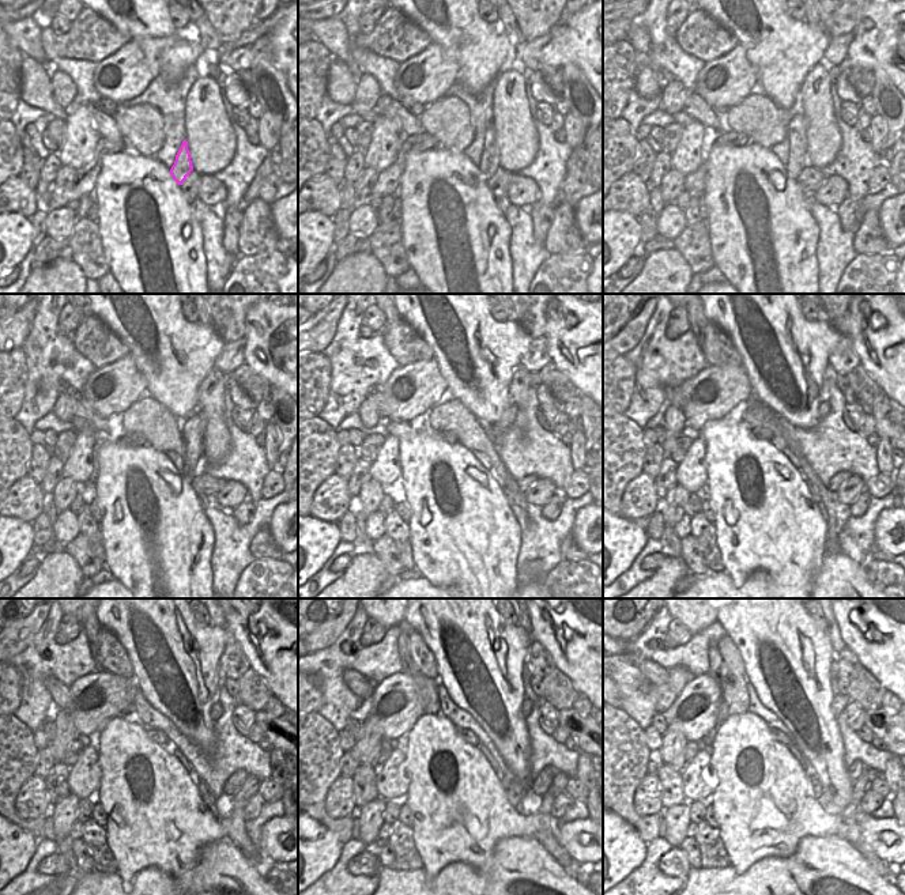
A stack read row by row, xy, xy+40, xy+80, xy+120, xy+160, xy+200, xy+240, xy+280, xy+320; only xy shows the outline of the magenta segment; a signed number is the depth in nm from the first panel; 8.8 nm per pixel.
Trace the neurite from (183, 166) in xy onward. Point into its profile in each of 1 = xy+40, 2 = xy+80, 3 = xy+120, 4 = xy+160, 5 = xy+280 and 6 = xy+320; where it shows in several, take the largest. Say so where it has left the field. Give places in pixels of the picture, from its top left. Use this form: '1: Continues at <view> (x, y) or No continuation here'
1: Continues at xy+40 (489, 163)
2: Continues at xy+80 (796, 132)
3: Continues at xy+120 (192, 429)
4: Continues at xy+160 (508, 416)
5: Continues at xy+280 (527, 706)
6: Continues at xy+320 (840, 702)

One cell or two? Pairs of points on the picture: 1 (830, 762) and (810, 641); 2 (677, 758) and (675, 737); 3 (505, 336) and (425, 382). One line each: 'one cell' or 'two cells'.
1: one cell
2: one cell
3: two cells

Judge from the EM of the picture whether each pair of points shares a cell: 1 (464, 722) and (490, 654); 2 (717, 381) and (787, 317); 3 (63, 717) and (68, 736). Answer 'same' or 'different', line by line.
1: different
2: different
3: same

